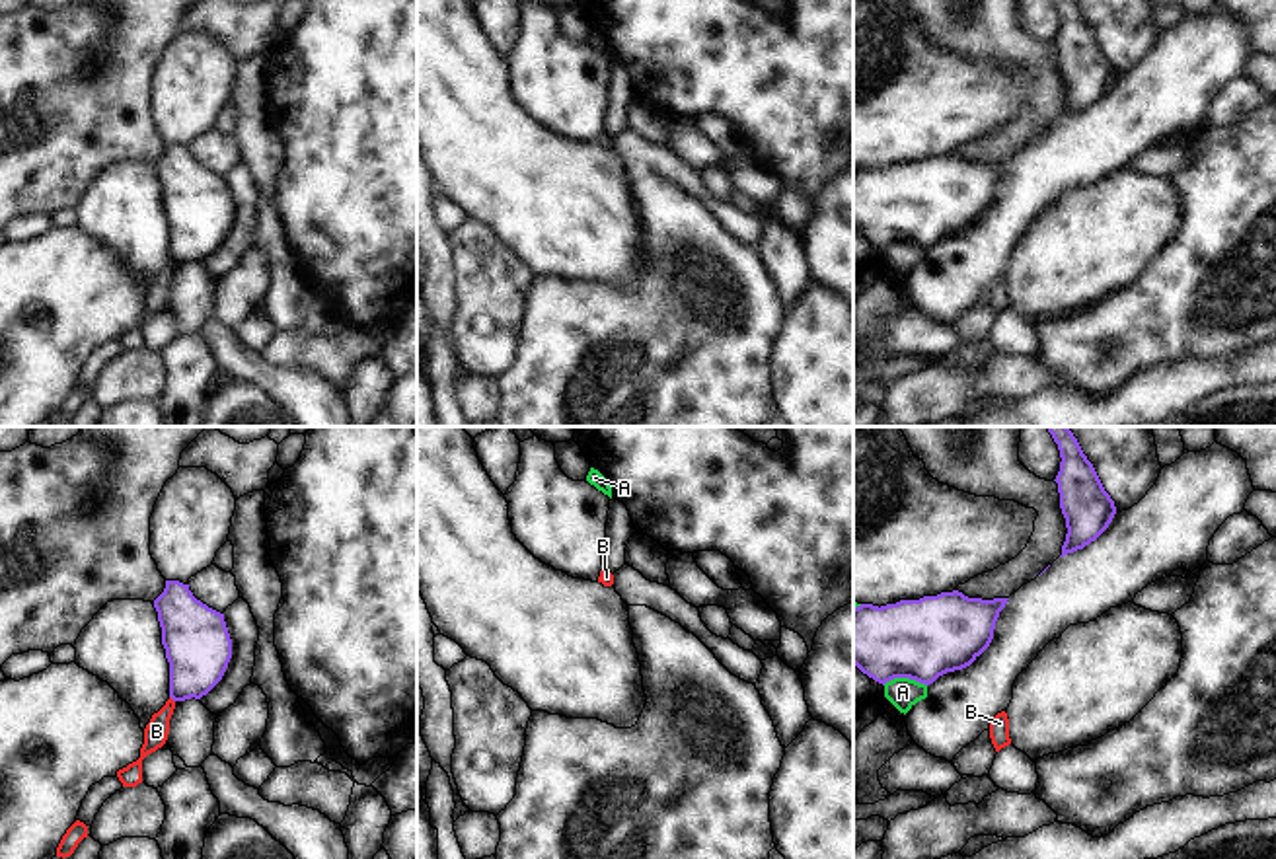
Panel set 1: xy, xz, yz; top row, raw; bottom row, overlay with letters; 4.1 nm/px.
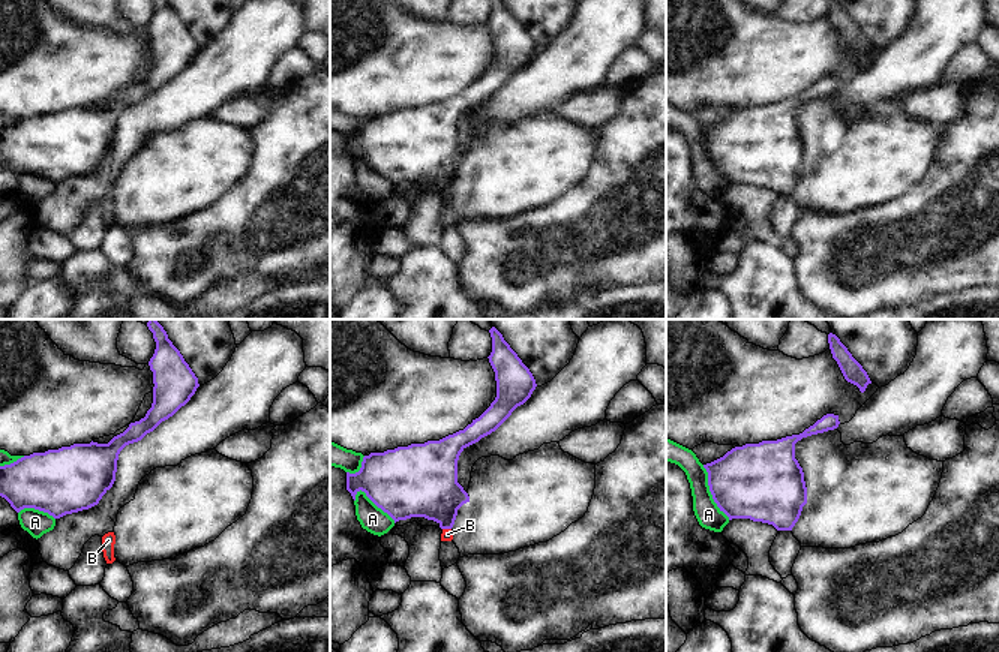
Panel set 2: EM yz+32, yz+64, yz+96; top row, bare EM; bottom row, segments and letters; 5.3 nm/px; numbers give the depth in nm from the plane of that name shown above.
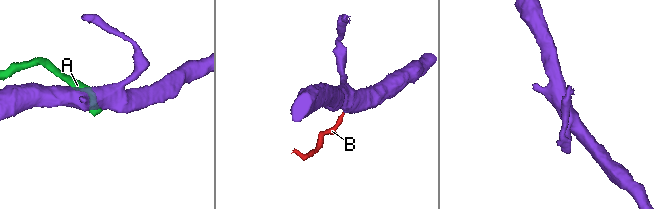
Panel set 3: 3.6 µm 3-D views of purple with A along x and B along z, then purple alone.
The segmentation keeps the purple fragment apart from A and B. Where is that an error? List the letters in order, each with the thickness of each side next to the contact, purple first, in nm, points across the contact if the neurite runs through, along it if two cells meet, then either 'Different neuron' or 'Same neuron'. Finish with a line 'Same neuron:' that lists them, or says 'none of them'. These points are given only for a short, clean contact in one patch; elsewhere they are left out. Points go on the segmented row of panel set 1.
A: Thickness 340 nm (purple) against 130 nm. Different neuron
B: Thickness 280 nm (purple) against 100 nm. Boundary: xy (170, 696), (174, 702). Different neuron
Same neuron: none of them.

